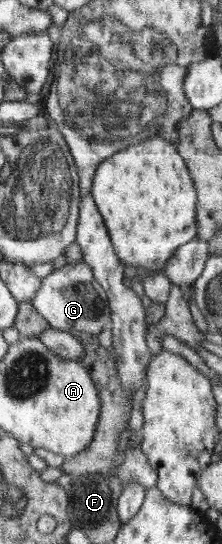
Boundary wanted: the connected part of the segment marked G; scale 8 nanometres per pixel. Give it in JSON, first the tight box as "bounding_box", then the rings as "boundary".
{"bounding_box":[32,261,112,336],"boundary":[[[84,261],[65,264],[47,275],[32,303],[54,329],[97,336],[104,326],[112,326],[108,293]]]}

